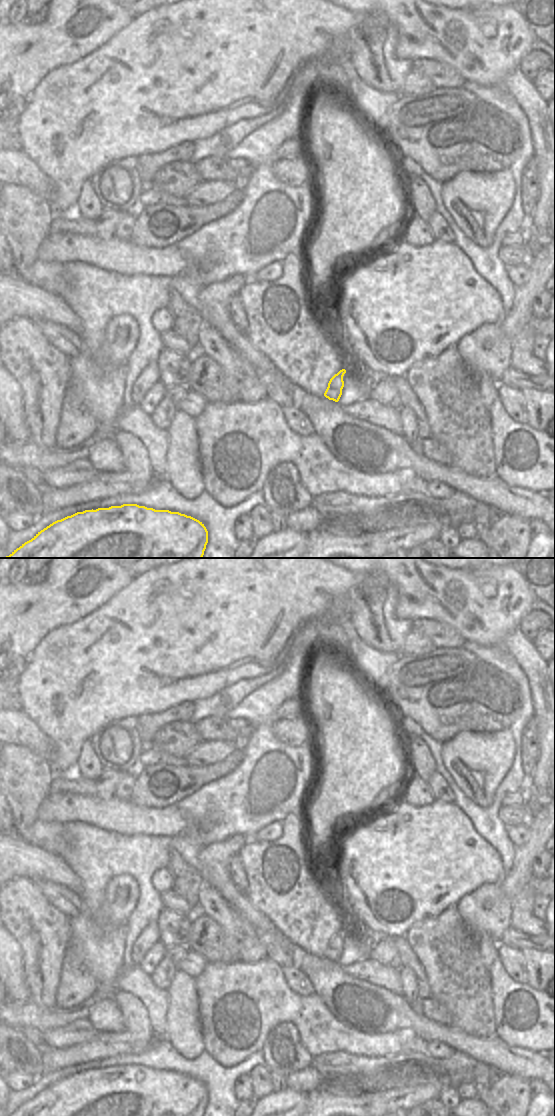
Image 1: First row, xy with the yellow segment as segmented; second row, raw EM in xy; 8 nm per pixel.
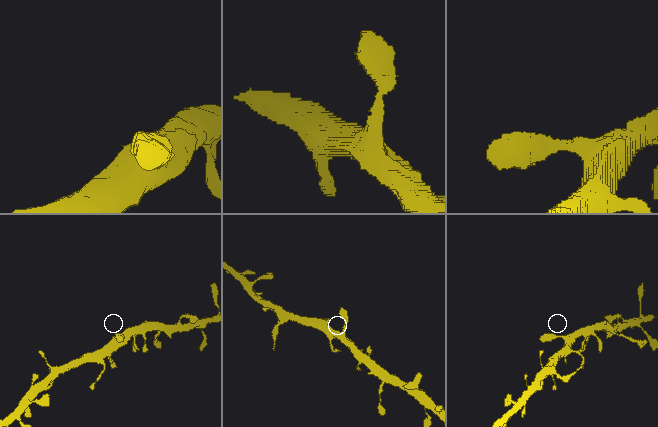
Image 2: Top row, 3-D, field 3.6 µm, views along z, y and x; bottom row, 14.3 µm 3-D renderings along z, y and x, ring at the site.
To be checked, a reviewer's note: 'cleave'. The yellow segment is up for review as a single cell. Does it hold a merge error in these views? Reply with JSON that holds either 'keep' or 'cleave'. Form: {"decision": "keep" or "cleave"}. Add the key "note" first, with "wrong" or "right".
{"note": "wrong", "decision": "keep"}

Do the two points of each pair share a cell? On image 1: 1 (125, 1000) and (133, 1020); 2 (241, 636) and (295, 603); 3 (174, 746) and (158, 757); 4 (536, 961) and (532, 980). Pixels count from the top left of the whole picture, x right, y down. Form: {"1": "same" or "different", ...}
{"1": "same", "2": "same", "3": "different", "4": "same"}

